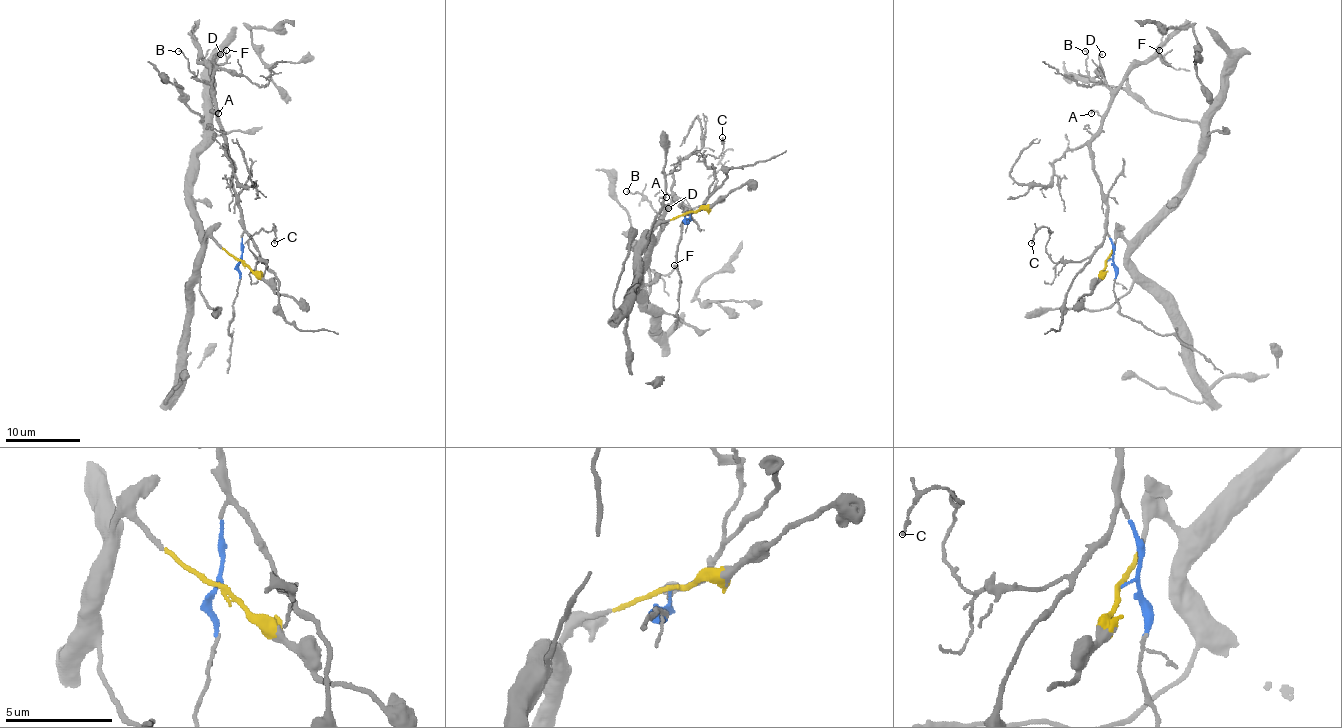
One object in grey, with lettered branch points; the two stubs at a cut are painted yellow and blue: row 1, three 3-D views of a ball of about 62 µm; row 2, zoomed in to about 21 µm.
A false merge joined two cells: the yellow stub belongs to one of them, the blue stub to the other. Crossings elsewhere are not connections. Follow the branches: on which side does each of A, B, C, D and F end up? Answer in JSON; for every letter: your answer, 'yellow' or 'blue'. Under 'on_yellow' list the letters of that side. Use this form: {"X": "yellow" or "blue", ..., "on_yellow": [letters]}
{"A": "blue", "B": "blue", "C": "blue", "D": "blue", "F": "blue", "on_yellow": []}

